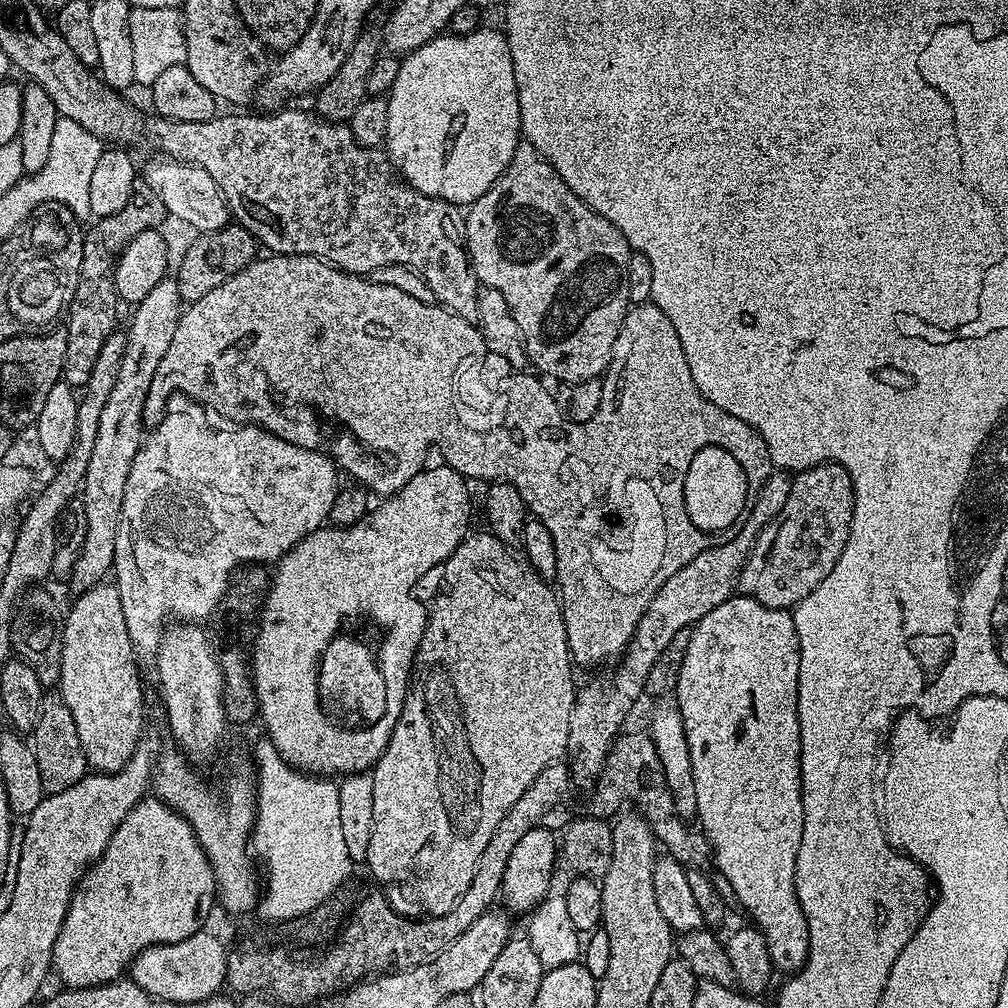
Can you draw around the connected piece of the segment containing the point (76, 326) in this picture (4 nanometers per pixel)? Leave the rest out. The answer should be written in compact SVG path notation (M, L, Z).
M141 183L133 188L132 197L128 199L126 206L122 206L122 210L118 210L118 214L99 217L95 221L96 225L92 229L89 227L85 231L84 245L82 246L82 266L78 274L78 286L74 290L74 298L68 303L66 309L68 321L63 325L66 330L66 362L64 363L63 383L83 386L90 378L90 370L94 370L94 362L98 362L98 350L102 350L106 338L117 327L116 262L121 254L123 254L125 246L130 242L134 242L134 238L138 238L138 234L142 234L142 230L159 229L161 227L160 223L166 220L167 216L168 211L162 202L162 198L158 198L158 194L154 194L154 190L149 184Z

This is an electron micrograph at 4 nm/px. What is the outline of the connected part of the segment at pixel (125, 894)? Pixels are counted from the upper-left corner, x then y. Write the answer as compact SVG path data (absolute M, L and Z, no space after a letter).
M149 794L137 802L134 806L134 810L130 810L130 814L126 814L126 818L122 818L118 830L114 830L114 834L110 838L106 850L97 858L96 863L84 873L84 877L82 877L80 883L77 884L75 892L72 893L72 901L66 910L66 918L62 922L62 928L58 930L58 940L54 942L54 950L52 951L54 976L57 976L57 978L64 983L61 985L63 985L65 989L93 988L99 984L108 984L112 980L119 980L129 971L132 961L135 960L137 954L142 950L154 944L180 942L182 938L188 938L190 934L201 931L201 929L205 927L204 919L211 914L212 904L214 908L217 900L214 870L210 866L210 862L206 858L206 854L194 834L190 822L186 822L186 818L182 818L177 814L177 812L174 811L169 804L164 803L159 796Z

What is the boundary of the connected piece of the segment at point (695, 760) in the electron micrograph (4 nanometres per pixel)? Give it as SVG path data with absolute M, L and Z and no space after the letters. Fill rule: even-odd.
M734 594L734 595L733 595L733 596L731 596L731 598L729 598L729 600L727 600L727 601L726 601L726 602L722 602L722 606L714 606L714 610L710 610L710 614L706 614L706 615L705 615L705 616L704 616L704 617L703 617L703 618L702 618L702 619L701 619L701 620L700 620L700 621L698 621L698 623L697 623L697 624L696 624L696 625L695 625L695 626L694 626L694 627L693 627L693 628L692 628L692 637L691 637L691 638L690 638L690 646L686 646L686 658L685 658L685 659L684 659L684 665L683 665L683 666L682 666L682 670L681 670L681 671L680 671L680 673L679 673L679 674L678 674L678 682L677 682L677 683L676 683L676 686L675 686L675 689L674 689L674 699L675 699L675 701L676 701L676 704L677 704L677 705L678 705L678 706L679 706L679 708L680 708L680 713L681 713L681 714L682 714L682 722L683 722L683 723L684 723L684 733L685 733L685 734L686 734L686 742L687 742L687 743L688 743L688 745L689 745L689 746L690 746L690 766L691 766L691 767L692 767L692 773L693 773L693 774L694 774L694 794L698 794L698 806L697 806L697 807L696 807L696 816L697 816L697 817L698 817L698 821L699 821L699 820L700 820L700 824L701 824L701 825L700 825L700 824L699 824L699 827L700 827L700 828L701 828L701 829L702 829L702 831L703 831L703 834L704 834L704 837L705 837L705 838L706 838L706 839L708 839L708 841L709 841L709 842L710 842L710 846L711 846L711 847L712 847L712 859L713 859L713 861L714 861L714 868L715 868L715 871L716 871L716 872L717 872L717 873L719 873L719 875L722 875L722 876L724 876L724 877L725 877L725 878L726 878L726 882L730 882L730 886L731 886L731 887L732 887L732 889L733 889L733 890L734 890L734 894L735 894L735 895L736 895L736 898L735 898L735 903L736 903L736 904L737 904L737 905L739 905L739 904L741 904L741 906L742 906L742 907L744 907L744 908L748 908L748 912L749 912L749 914L750 914L750 915L752 915L752 920L751 920L751 923L752 923L752 924L753 924L753 925L755 925L755 927L757 927L757 928L759 928L759 929L760 929L760 933L762 933L762 935L764 935L764 941L765 941L765 942L766 942L766 946L767 946L767 947L768 947L768 953L769 953L769 954L770 954L770 958L771 958L771 959L772 959L772 967L773 967L773 969L776 969L776 970L779 970L779 971L780 971L780 968L781 968L781 970L782 970L782 971L784 971L784 974L795 974L795 973L797 973L797 972L799 972L799 971L800 971L800 969L801 969L801 968L803 968L803 967L804 967L804 964L805 964L805 963L806 963L806 961L807 961L807 960L808 960L808 951L809 951L809 950L810 950L810 930L809 930L809 929L808 929L808 923L807 923L807 922L806 922L806 914L805 914L805 913L804 913L804 911L803 911L803 910L802 910L802 906L801 906L801 905L800 905L800 903L799 903L799 902L798 902L798 898L797 898L797 897L796 897L796 859L797 859L797 858L798 858L798 850L799 850L799 849L800 849L800 847L801 847L801 846L802 846L802 826L803 826L803 825L804 825L804 786L803 786L803 784L801 784L801 783L800 783L800 715L799 715L799 714L798 714L798 713L797 713L797 712L796 712L796 711L797 711L797 710L798 710L798 686L799 686L799 685L800 685L800 639L799 639L799 638L798 638L798 634L797 634L797 633L796 633L796 618L795 618L795 615L793 615L793 613L792 613L792 612L791 612L791 611L788 611L788 610L785 610L785 609L782 609L782 608L767 608L767 607L766 607L766 606L764 606L764 605L763 605L763 604L762 604L762 602L758 602L758 601L757 601L757 600L755 600L755 599L754 599L754 598L753 598L753 596L745 596L745 595L743 595L743 594Z

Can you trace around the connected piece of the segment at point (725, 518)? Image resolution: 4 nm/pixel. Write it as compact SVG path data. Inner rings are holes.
M703 447L694 454L683 480L683 502L694 526L709 534L731 529L743 515L750 498L741 463L724 447Z

